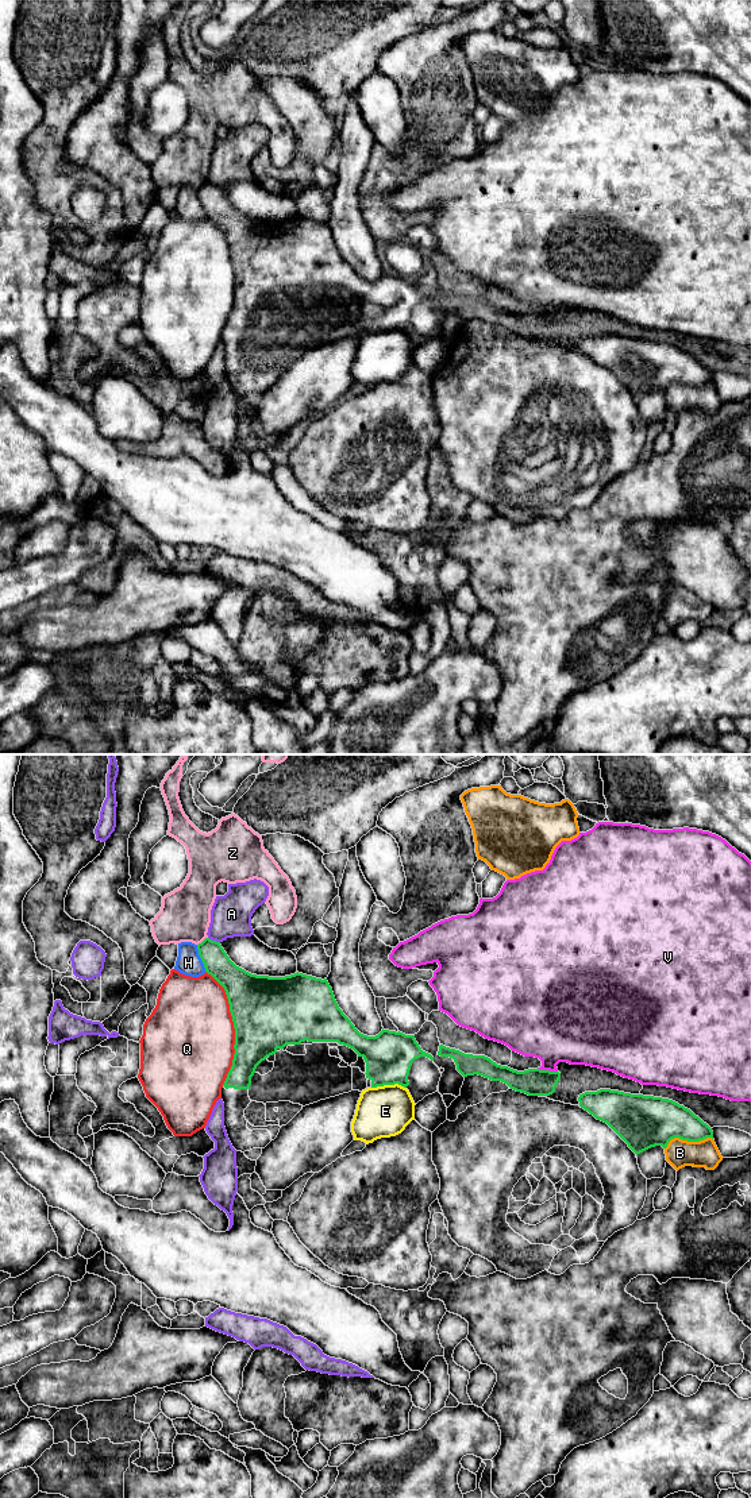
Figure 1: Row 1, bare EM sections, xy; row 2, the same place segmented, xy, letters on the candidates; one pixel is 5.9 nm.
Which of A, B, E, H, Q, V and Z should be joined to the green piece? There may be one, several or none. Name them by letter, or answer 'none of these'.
none of these

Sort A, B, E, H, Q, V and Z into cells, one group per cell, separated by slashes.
A / B / E / H / Q / V / Z

